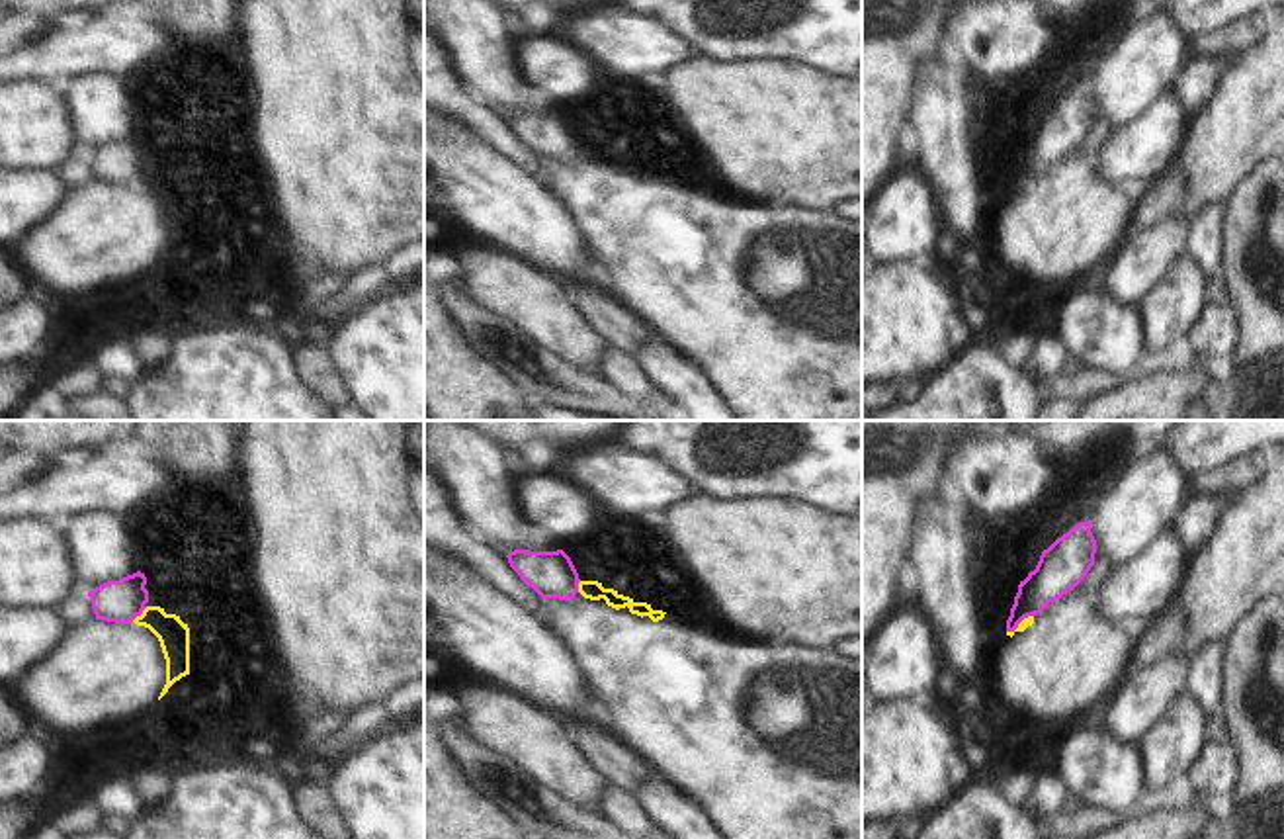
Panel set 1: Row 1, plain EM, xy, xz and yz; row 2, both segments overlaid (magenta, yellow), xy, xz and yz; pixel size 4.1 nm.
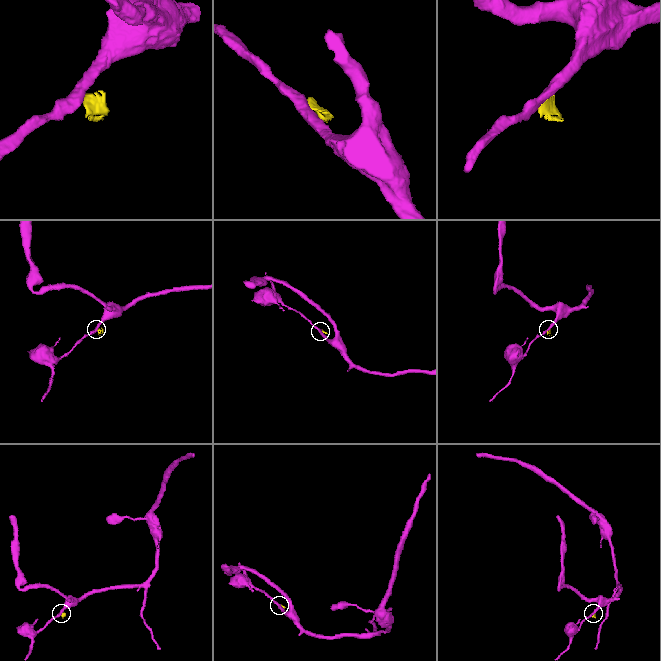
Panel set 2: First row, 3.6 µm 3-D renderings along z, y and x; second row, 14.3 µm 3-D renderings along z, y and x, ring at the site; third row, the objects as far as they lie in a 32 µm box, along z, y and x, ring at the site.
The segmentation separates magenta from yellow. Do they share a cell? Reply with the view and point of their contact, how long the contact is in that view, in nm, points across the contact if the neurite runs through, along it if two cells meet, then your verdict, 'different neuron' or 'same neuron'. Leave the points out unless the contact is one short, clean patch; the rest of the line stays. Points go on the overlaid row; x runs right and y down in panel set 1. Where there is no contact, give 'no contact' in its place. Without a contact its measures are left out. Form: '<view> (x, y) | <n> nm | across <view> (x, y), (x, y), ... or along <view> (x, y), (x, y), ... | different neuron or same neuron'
xy (139, 615) | 90 nm | along xy (147, 607), (131, 620) | different neuron

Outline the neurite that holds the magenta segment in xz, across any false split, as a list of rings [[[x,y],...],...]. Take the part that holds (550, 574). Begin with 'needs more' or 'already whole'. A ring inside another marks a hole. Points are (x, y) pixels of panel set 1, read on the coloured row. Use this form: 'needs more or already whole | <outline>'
already whole | [[[514,550],[506,557],[520,579],[541,598],[573,600],[578,593],[578,573],[563,550]]]

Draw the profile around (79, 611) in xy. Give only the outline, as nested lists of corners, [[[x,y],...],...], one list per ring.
[[[88,593],[74,595],[61,612],[66,616],[72,628],[82,628],[86,624],[92,624],[96,620],[92,602]]]

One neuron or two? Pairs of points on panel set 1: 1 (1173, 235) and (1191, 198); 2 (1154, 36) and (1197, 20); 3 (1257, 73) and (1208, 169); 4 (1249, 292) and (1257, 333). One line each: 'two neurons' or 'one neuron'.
1: two neurons
2: two neurons
3: one neuron
4: one neuron

